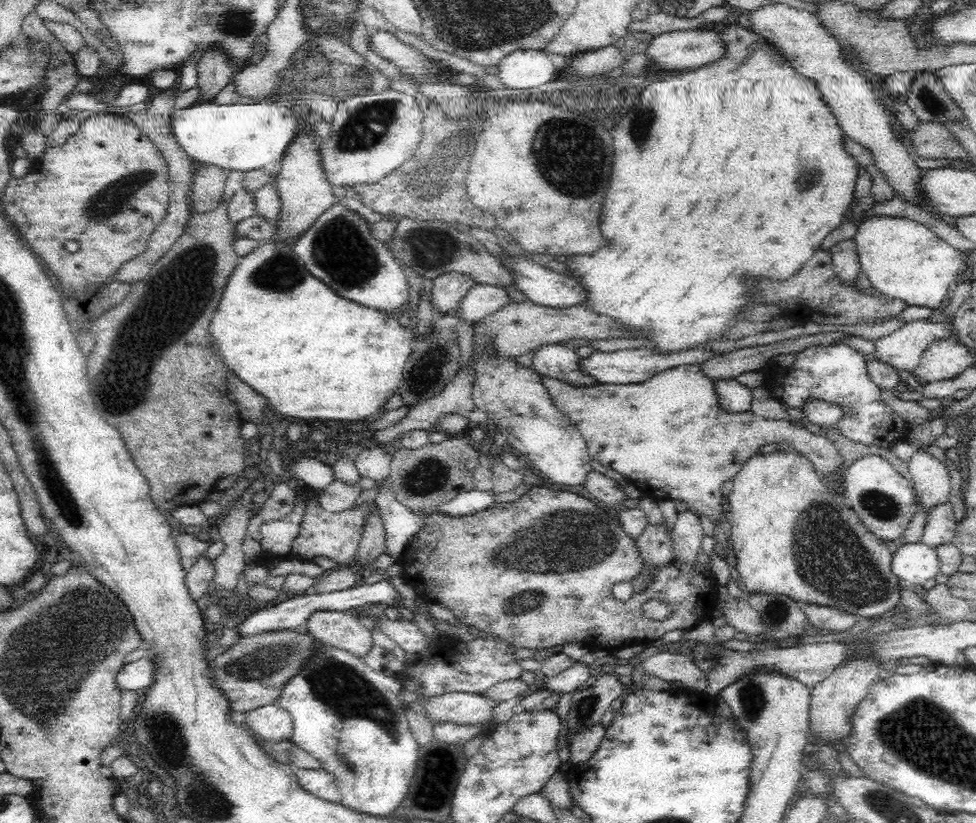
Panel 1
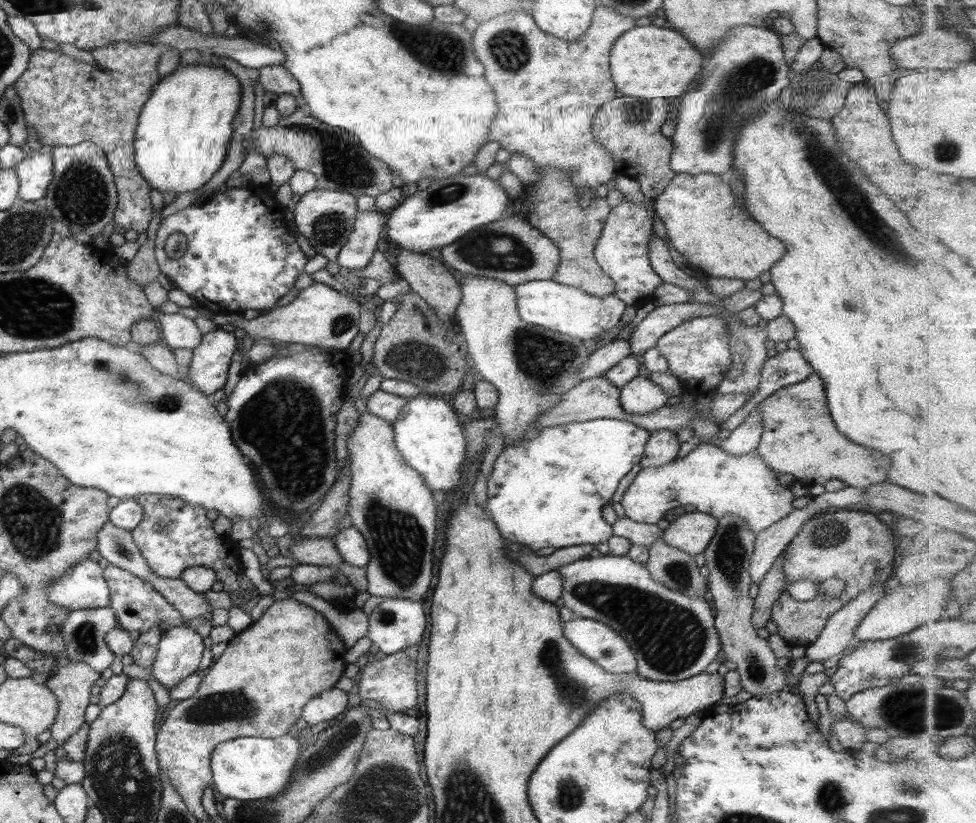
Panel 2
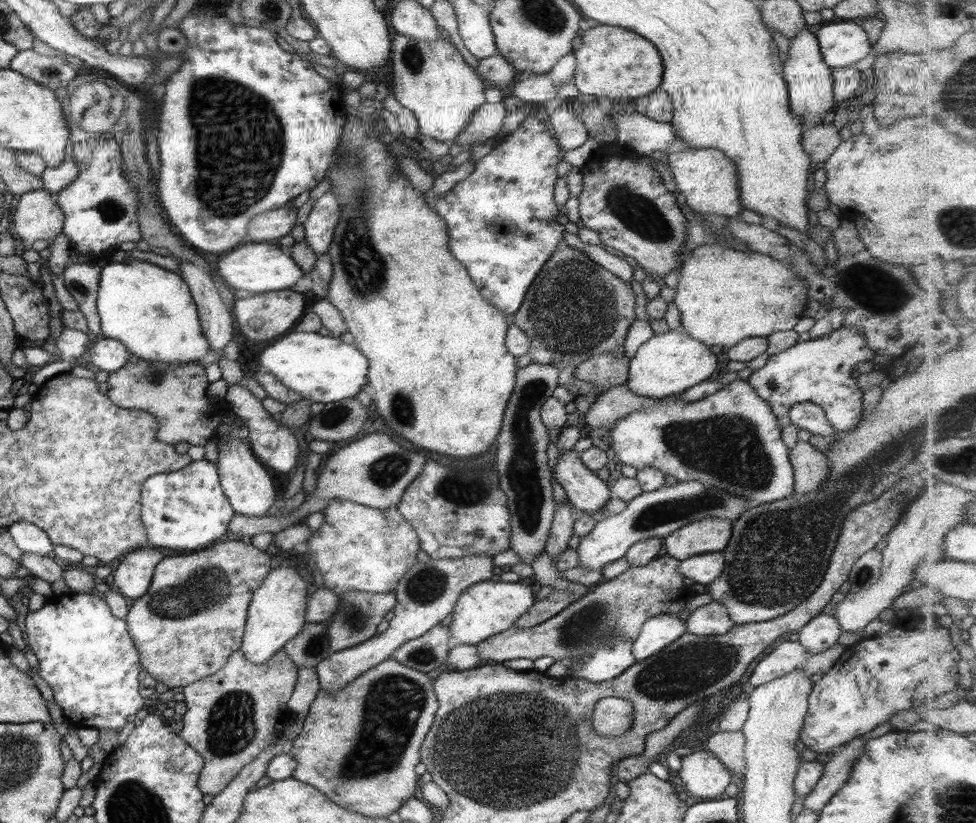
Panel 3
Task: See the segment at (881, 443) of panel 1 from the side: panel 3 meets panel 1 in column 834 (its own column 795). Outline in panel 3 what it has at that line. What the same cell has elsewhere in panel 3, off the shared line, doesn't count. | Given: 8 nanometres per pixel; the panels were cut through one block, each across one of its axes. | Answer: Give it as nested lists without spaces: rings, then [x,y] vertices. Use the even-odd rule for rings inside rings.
[[[841,326],[831,331],[827,336],[800,341],[785,350],[772,354],[763,367],[752,371],[746,379],[754,391],[769,405],[771,412],[777,418],[781,428],[790,426],[788,412],[797,403],[813,403],[819,405],[825,413],[827,424],[840,433],[855,429],[861,416],[861,395],[863,392],[857,386],[853,367],[858,362],[871,361],[875,354],[868,348],[864,338],[848,326]]]

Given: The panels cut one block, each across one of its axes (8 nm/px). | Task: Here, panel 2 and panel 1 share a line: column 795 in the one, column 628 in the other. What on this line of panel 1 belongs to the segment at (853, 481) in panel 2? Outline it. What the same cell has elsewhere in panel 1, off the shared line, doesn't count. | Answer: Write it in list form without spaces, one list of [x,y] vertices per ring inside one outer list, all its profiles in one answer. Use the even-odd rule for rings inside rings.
[[[698,363],[683,364],[670,367],[653,374],[644,382],[626,384],[590,383],[576,385],[560,381],[560,379],[537,373],[544,385],[552,404],[565,414],[585,440],[589,455],[602,466],[621,474],[623,478],[634,484],[644,497],[681,502],[686,510],[705,516],[712,524],[720,524],[728,520],[728,511],[724,510],[722,485],[730,482],[752,455],[760,451],[762,446],[778,442],[785,447],[793,447],[812,461],[816,472],[829,486],[829,489],[841,502],[845,500],[847,488],[845,469],[848,462],[840,455],[838,447],[828,438],[812,433],[795,425],[789,418],[784,420],[766,420],[754,416],[751,411],[732,413],[720,407],[718,391],[714,389],[714,380],[702,371]]]

